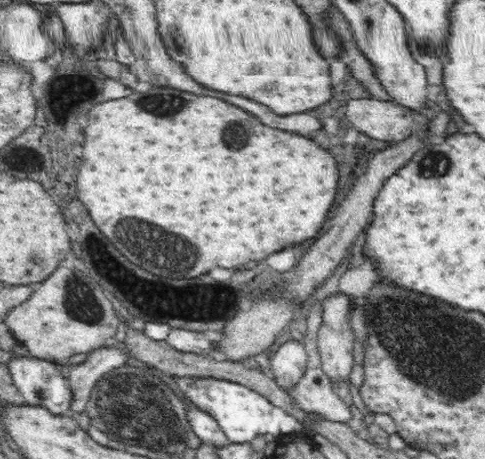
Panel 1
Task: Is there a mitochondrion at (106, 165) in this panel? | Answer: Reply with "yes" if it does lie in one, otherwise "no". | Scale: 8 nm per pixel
no

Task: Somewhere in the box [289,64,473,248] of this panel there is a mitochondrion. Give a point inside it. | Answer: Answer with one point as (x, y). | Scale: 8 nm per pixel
(430, 165)

